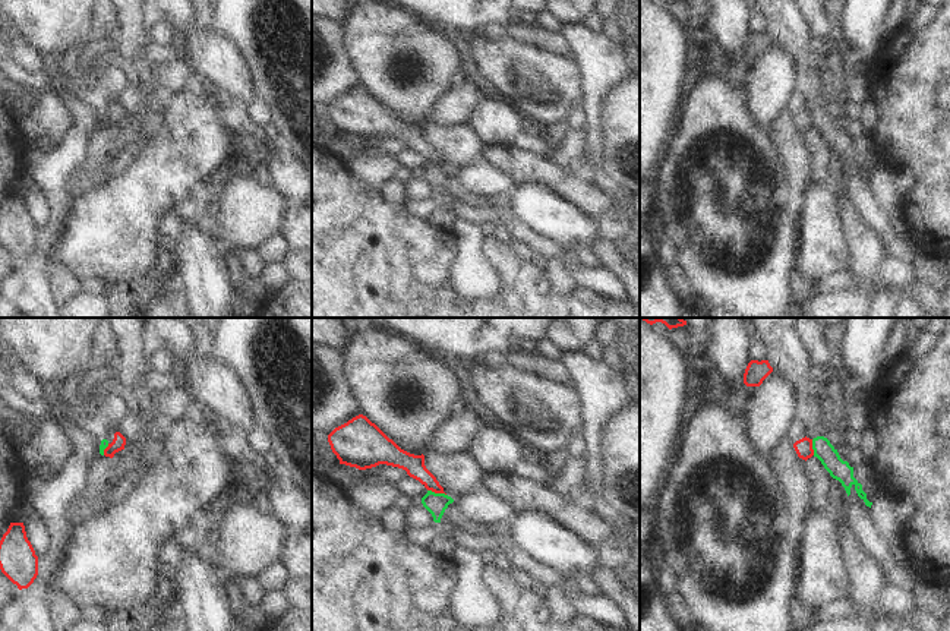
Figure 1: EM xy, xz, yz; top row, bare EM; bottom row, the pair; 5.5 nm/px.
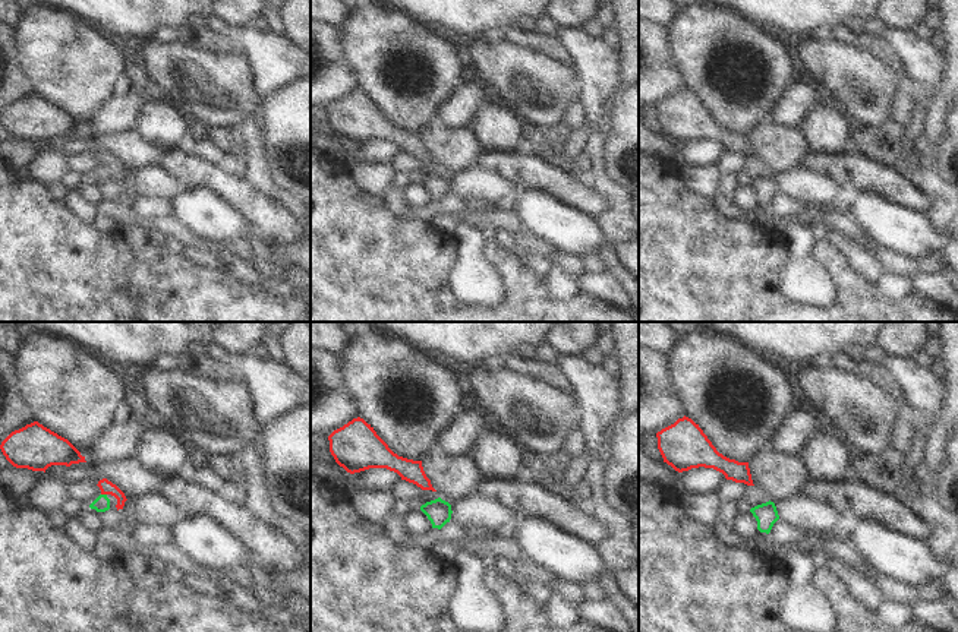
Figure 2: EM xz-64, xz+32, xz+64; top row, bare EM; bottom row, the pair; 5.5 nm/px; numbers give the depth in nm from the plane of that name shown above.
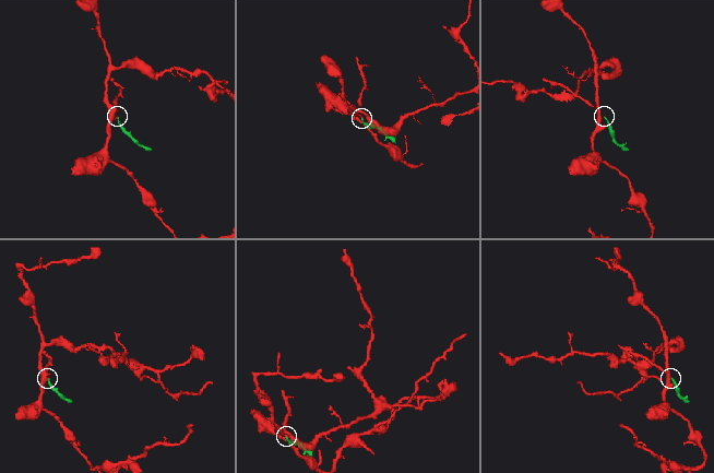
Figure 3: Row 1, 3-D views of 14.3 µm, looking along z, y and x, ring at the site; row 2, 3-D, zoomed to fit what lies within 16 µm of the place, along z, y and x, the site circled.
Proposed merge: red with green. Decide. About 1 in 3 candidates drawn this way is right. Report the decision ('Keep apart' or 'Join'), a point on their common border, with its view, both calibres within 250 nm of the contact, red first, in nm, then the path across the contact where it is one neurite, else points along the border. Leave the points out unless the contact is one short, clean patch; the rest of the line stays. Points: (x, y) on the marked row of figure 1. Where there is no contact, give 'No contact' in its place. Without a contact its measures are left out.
Keep apart. Touches red at xz (436, 492). Thickness 110 nm (red) against 120 nm. Boundary: xz (428, 489), (445, 495).

